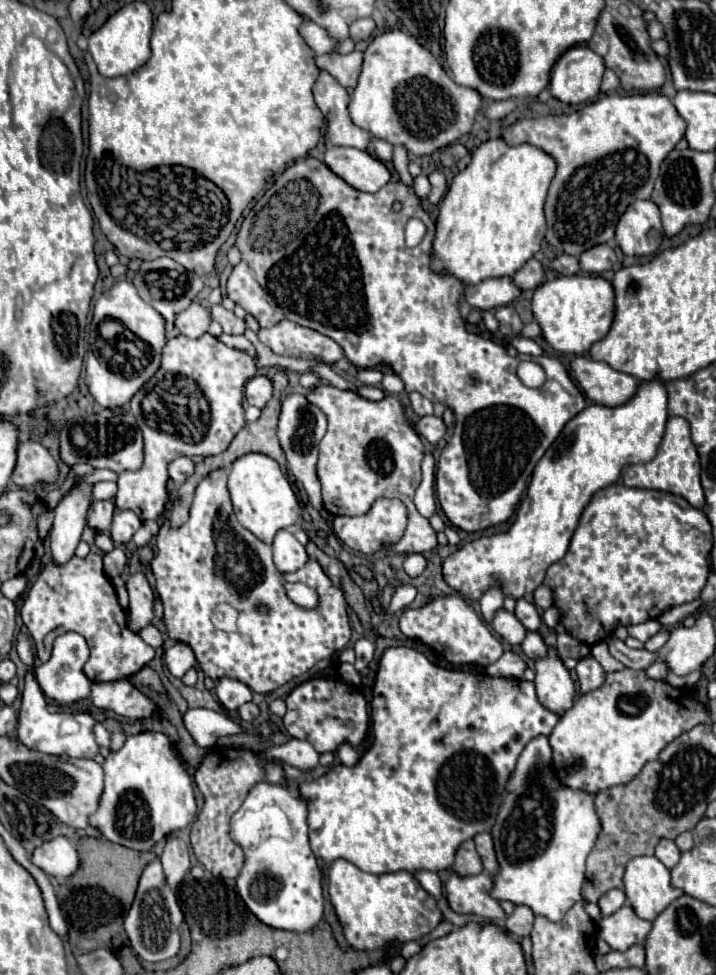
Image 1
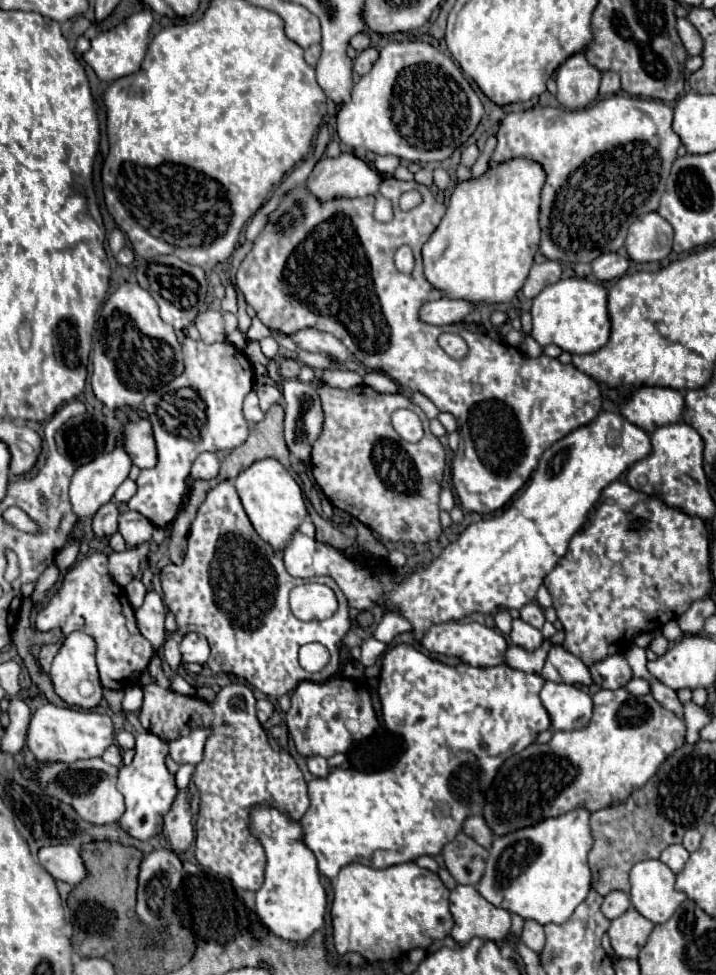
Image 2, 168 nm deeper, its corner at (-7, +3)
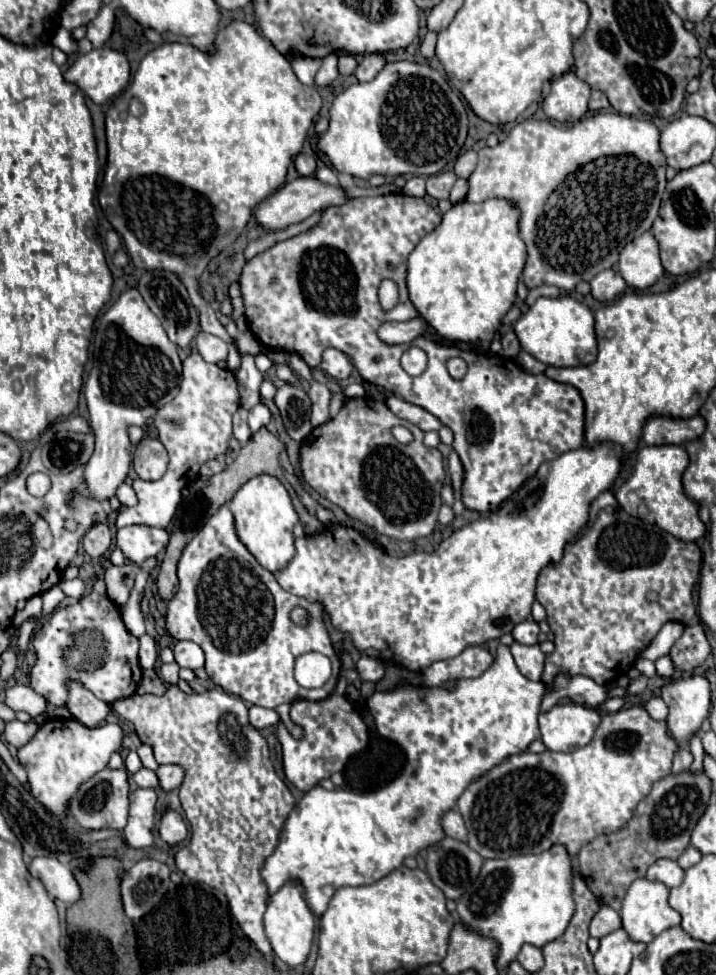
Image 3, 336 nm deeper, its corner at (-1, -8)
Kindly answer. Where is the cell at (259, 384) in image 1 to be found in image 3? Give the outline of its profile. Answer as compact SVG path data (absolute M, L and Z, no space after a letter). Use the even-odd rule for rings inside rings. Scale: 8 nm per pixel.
M263 402L255 404L255 406L249 410L249 428L251 428L253 432L257 432L259 428L267 426L269 420L271 420L271 412L269 412L269 408L267 408Z

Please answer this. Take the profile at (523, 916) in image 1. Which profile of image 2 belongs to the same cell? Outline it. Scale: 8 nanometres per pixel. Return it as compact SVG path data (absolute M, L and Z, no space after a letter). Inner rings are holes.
M527 921L523 927L523 935L521 941L535 953L541 953L545 947L545 933L543 927L537 921Z

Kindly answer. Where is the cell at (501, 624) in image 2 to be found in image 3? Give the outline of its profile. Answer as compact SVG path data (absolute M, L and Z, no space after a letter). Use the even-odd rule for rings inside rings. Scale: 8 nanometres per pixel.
M499 644L493 666L479 678L455 680L453 688L423 688L403 684L387 692L375 692L367 704L375 718L377 732L383 738L397 742L409 760L391 784L371 794L355 794L343 788L325 790L321 786L305 792L289 814L275 852L265 860L261 870L269 894L279 890L279 886L283 886L283 882L289 878L295 878L303 884L305 898L315 916L321 916L339 886L373 884L397 870L405 858L417 856L421 850L441 842L445 838L441 818L445 812L453 810L465 788L501 764L507 756L525 752L529 744L539 738L537 716L546 691L545 683L527 680L519 672L513 656L507 652L507 646Z

